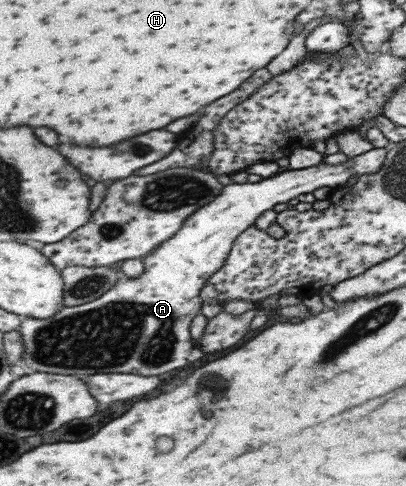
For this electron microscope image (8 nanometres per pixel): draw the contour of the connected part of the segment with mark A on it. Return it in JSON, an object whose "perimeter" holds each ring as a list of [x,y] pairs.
{"perimeter":[[[371,148],[368,151],[347,158],[347,161],[337,164],[317,164],[305,169],[287,170],[282,169],[277,175],[261,178],[254,183],[231,183],[223,187],[223,194],[215,199],[214,203],[201,207],[195,211],[183,224],[182,229],[171,237],[169,241],[162,243],[155,251],[151,251],[143,258],[145,273],[141,277],[121,277],[117,285],[110,289],[99,299],[73,307],[63,307],[57,315],[51,319],[26,318],[21,327],[25,343],[23,362],[35,372],[62,373],[63,375],[97,375],[97,373],[139,373],[139,375],[163,375],[167,371],[175,371],[185,367],[187,363],[203,359],[199,354],[197,344],[192,338],[191,327],[197,314],[202,311],[205,303],[201,298],[201,291],[206,287],[207,281],[222,269],[225,257],[233,240],[241,231],[253,226],[255,219],[263,213],[275,207],[286,204],[293,198],[306,193],[311,193],[319,187],[342,186],[351,175],[369,175],[375,173],[381,163],[385,161],[386,148]]]}

